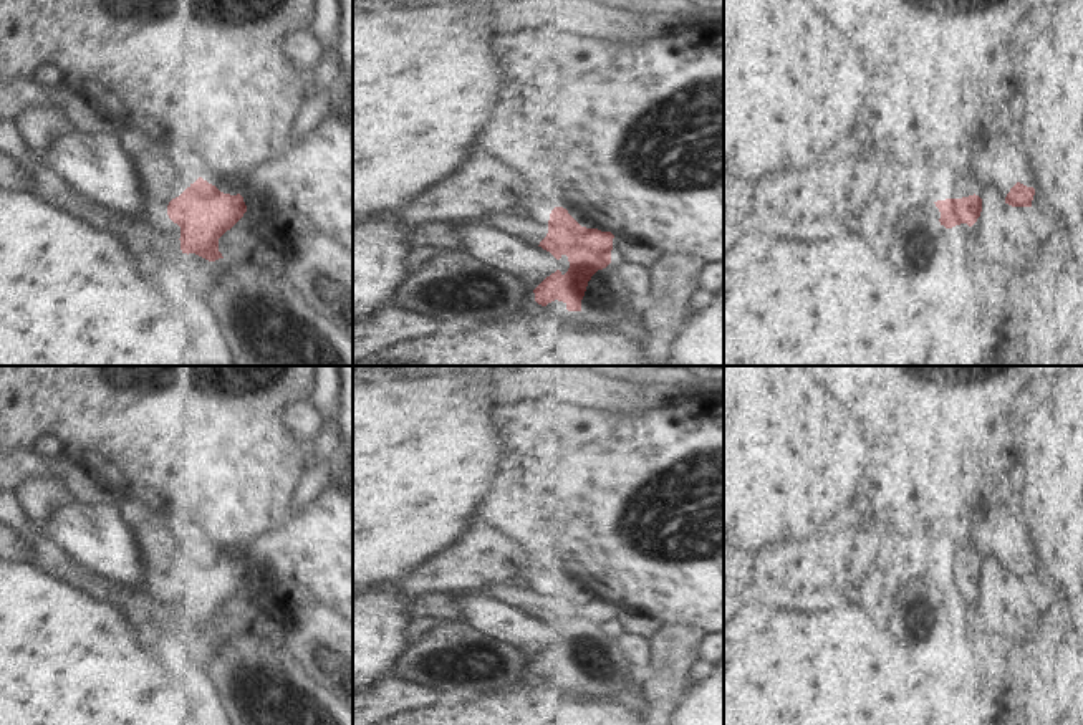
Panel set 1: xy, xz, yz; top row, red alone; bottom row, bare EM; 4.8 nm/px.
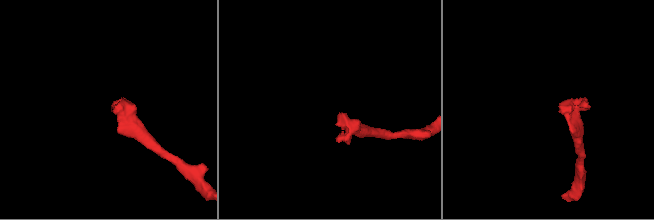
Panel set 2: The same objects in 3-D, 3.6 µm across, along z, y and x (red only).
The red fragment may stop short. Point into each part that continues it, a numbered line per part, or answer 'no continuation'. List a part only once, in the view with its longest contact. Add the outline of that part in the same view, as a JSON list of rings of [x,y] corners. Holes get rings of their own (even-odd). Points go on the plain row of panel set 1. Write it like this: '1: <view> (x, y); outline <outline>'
1: xy (166, 533); outline [[[177,485],[177,495],[162,495],[149,505],[128,502],[121,508],[142,556],[141,584],[154,612],[180,609],[180,598],[167,586],[167,576],[200,548],[197,505],[187,485]]]

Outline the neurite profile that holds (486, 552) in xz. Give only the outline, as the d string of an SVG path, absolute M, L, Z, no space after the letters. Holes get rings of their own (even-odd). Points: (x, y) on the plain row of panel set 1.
M479 513L452 545L424 559L404 578L389 583L386 589L416 599L426 593L477 591L487 583L518 583L530 573L533 573L533 551L527 541L505 523L487 521Z

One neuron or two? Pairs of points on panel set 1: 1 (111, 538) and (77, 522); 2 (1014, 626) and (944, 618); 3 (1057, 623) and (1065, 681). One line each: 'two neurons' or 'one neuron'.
1: one neuron
2: two neurons
3: one neuron

